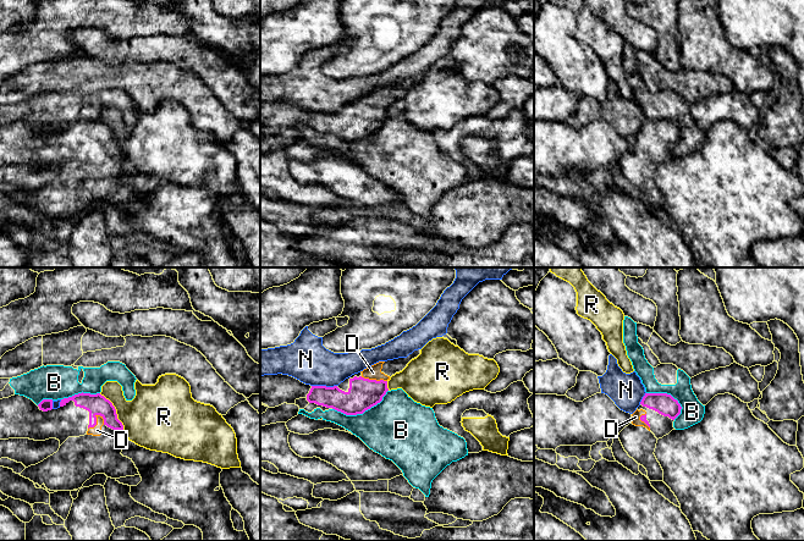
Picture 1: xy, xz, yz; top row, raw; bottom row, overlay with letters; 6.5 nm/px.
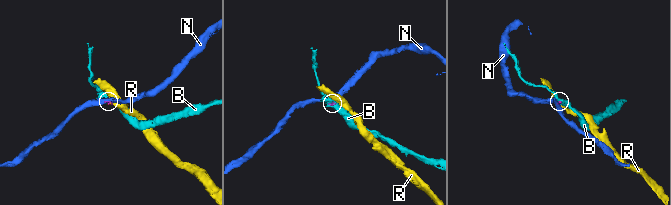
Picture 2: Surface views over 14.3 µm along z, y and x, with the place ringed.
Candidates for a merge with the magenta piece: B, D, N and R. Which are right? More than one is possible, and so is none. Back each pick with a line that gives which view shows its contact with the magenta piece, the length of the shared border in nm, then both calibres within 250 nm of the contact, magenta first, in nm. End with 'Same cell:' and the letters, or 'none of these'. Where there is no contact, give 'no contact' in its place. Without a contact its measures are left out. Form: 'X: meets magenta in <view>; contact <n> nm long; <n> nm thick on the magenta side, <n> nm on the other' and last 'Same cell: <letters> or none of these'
D: meets magenta in xy; contact 130 nm long; 140 nm thick on the magenta side, 60 nm on the other
Same cell: D

